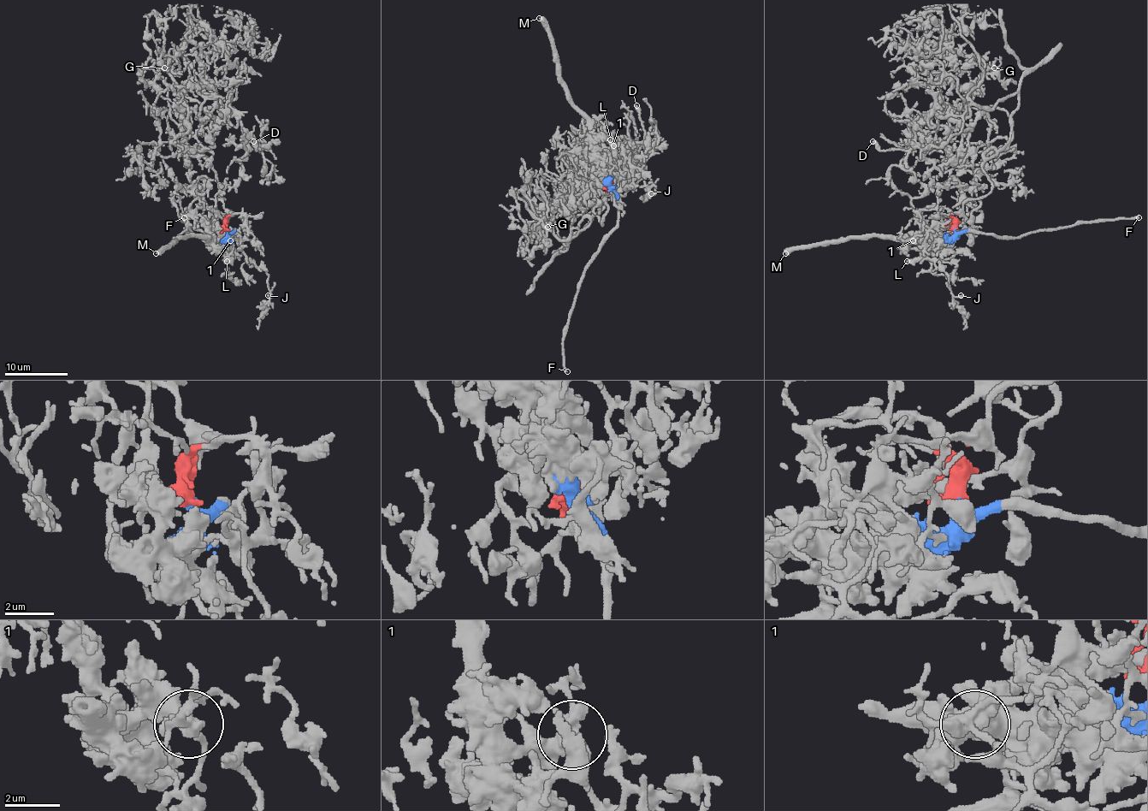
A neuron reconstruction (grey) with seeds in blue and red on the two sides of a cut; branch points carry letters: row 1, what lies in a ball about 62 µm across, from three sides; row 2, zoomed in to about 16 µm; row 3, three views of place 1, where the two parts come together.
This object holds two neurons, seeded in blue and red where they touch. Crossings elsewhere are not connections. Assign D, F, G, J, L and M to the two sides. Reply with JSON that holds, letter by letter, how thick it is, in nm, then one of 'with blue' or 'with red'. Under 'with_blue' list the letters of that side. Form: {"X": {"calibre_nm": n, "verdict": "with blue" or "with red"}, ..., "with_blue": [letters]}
{"D": {"calibre_nm": 320, "verdict": "with red"}, "F": {"calibre_nm": 320, "verdict": "with blue"}, "G": {"calibre_nm": 70, "verdict": "with red"}, "J": {"calibre_nm": 200, "verdict": "with red"}, "L": {"calibre_nm": 420, "verdict": "with red"}, "M": {"calibre_nm": 500, "verdict": "with blue"}, "with_blue": ["F", "M"]}

